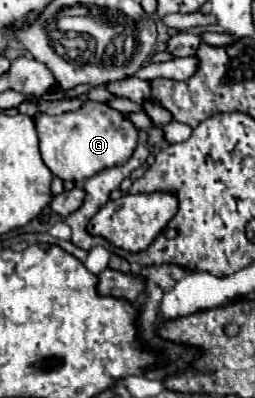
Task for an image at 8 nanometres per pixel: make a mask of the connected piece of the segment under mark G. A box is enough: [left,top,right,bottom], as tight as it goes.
[36,103,138,183]

